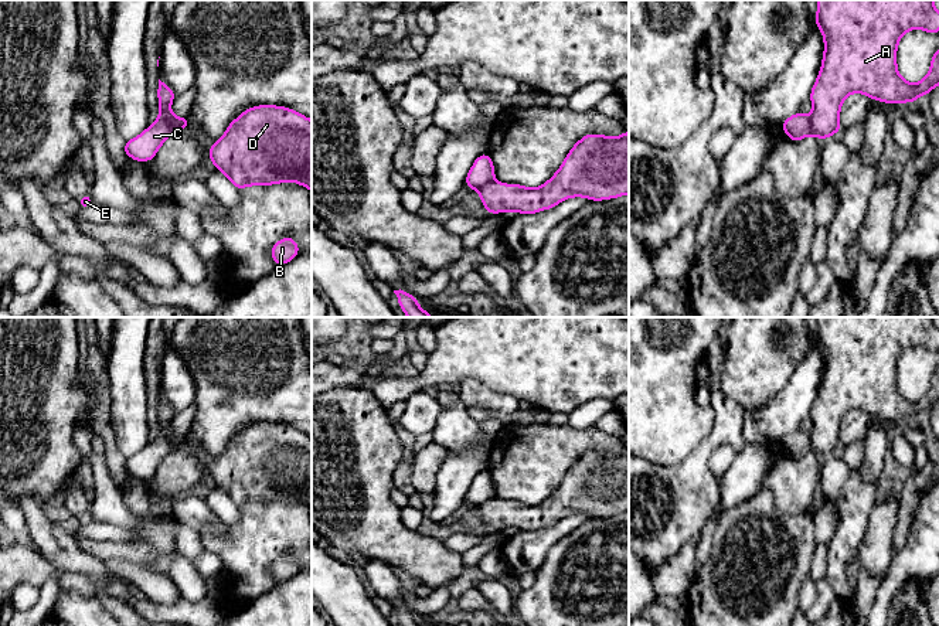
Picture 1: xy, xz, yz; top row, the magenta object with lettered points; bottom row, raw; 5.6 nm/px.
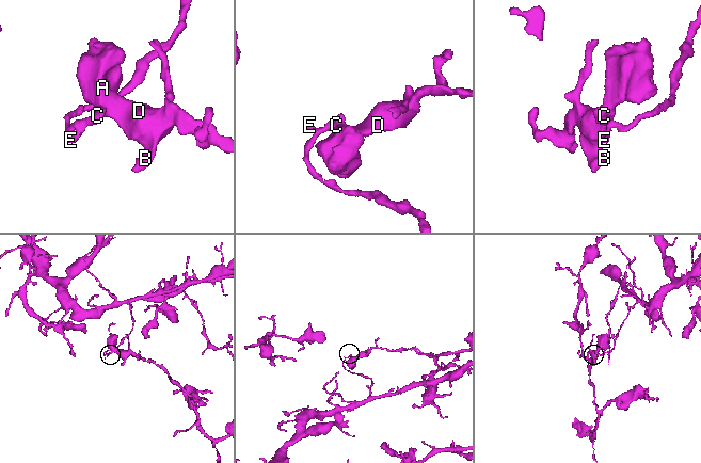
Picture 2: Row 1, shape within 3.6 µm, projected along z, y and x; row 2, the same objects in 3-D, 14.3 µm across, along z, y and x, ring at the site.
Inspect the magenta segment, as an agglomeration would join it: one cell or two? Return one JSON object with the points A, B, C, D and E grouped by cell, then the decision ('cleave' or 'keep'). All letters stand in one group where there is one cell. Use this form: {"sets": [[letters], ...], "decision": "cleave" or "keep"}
{"sets": [["A", "B", "D"], ["C", "E"]], "decision": "cleave"}

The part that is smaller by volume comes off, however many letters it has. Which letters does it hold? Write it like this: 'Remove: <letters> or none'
Remove: A, B, D

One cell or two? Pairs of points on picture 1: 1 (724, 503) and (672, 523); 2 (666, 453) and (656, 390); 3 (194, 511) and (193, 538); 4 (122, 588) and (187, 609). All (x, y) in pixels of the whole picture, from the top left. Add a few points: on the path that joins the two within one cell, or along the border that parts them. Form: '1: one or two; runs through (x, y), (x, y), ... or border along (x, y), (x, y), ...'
1: two; border along (720, 480), (713, 513)
2: one; runs through (666, 438), (663, 427), (656, 418), (656, 405)
3: two; border along (177, 520), (191, 527), (200, 536)
4: one; runs through (136, 604), (150, 611), (170, 611)

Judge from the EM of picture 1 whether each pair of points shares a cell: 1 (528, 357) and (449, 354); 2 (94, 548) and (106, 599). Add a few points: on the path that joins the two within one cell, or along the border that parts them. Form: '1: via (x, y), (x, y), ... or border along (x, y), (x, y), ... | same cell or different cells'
1: via (509, 354), (469, 354) | same cell
2: border along (75, 541), (85, 551), (104, 560) | different cells

